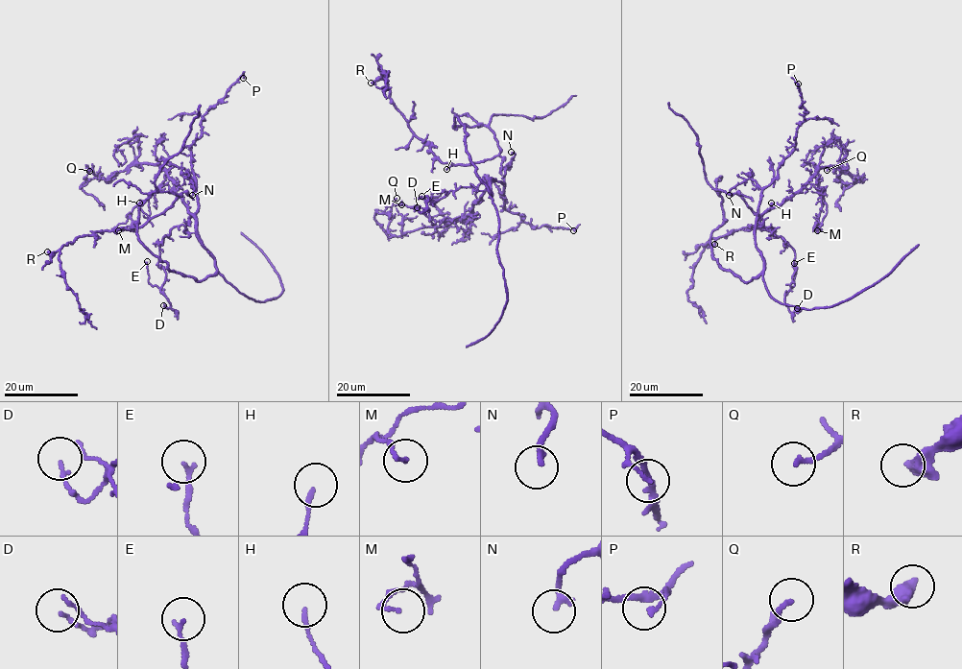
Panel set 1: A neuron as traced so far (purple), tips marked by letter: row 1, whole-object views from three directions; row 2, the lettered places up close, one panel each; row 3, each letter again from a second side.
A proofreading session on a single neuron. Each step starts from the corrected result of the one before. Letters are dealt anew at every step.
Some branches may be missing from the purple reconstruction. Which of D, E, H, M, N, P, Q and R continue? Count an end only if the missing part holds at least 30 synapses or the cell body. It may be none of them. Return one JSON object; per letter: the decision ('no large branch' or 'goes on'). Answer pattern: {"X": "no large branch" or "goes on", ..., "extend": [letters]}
{"D": "no large branch", "E": "no large branch", "H": "no large branch", "M": "no large branch", "N": "no large branch", "P": "no large branch", "Q": "no large branch", "R": "no large branch", "extend": []}

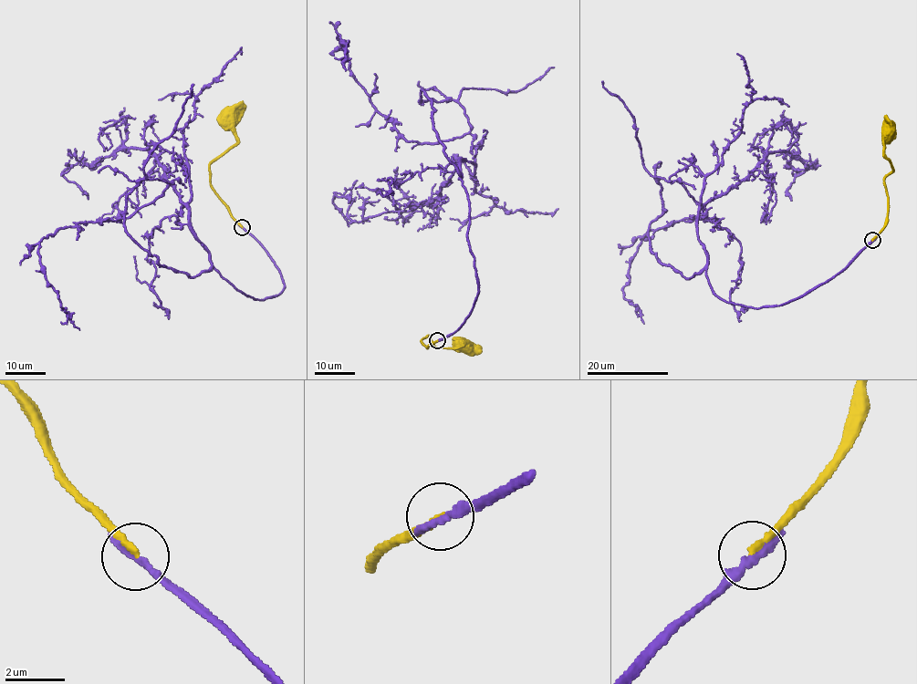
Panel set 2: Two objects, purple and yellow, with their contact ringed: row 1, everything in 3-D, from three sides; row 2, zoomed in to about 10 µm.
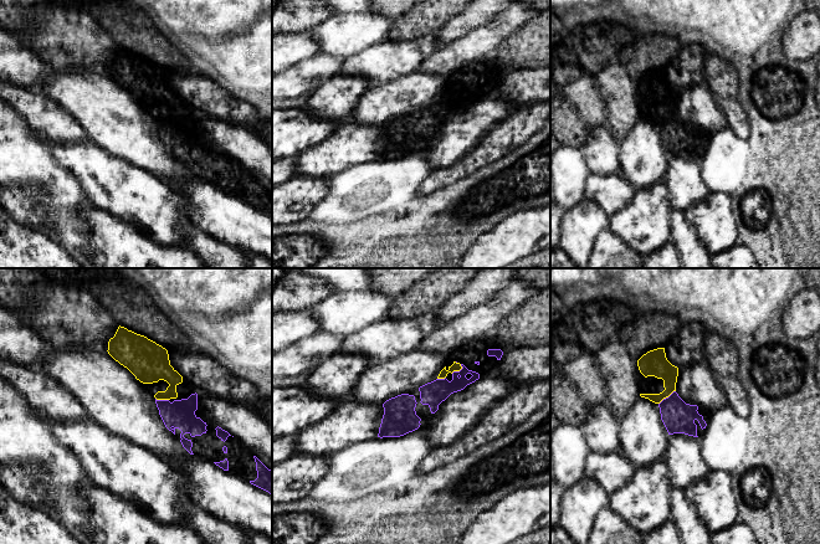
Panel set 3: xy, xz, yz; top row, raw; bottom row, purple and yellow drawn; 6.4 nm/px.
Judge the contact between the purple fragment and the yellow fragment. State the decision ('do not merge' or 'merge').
do not merge

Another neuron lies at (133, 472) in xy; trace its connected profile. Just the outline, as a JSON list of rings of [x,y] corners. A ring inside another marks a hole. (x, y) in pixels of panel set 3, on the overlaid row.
[[[39,411],[36,414],[47,425],[57,442],[81,461],[92,483],[135,504],[158,523],[176,525],[189,518],[185,507],[193,504],[193,501],[185,491],[186,477],[164,457],[108,432],[91,417],[58,422]]]

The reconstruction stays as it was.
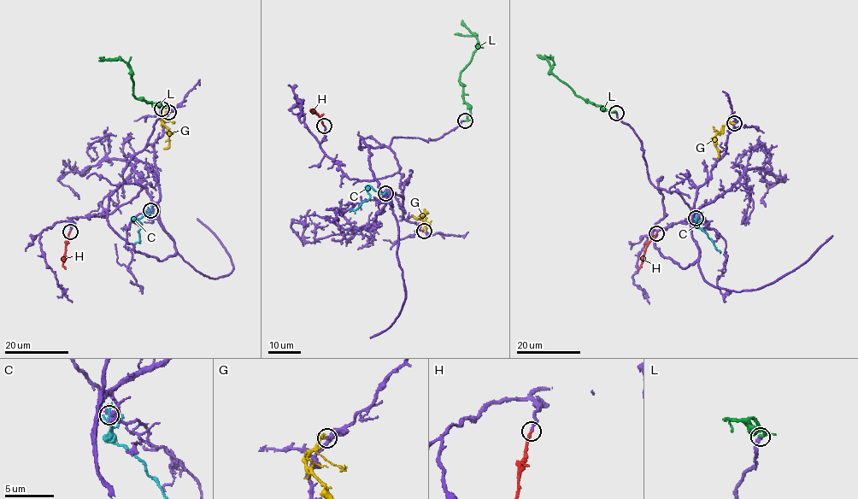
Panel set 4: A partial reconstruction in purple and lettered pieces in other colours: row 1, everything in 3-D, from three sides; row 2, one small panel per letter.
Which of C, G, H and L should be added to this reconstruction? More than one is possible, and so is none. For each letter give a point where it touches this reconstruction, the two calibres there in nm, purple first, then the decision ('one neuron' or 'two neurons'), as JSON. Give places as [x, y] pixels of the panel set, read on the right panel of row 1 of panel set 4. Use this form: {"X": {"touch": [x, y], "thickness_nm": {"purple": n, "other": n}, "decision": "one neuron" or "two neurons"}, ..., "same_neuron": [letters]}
{"C": {"touch": [696, 218], "thickness_nm": {"purple": 440, "other": 190}, "decision": "two neurons"}, "G": {"touch": [734, 123], "thickness_nm": {"purple": 280, "other": 260}, "decision": "two neurons"}, "H": {"touch": [656, 233], "thickness_nm": {"purple": 200, "other": 180}, "decision": "one neuron"}, "L": {"touch": [616, 113], "thickness_nm": {"purple": 220, "other": 100}, "decision": "one neuron"}, "same_neuron": ["H", "L"]}

